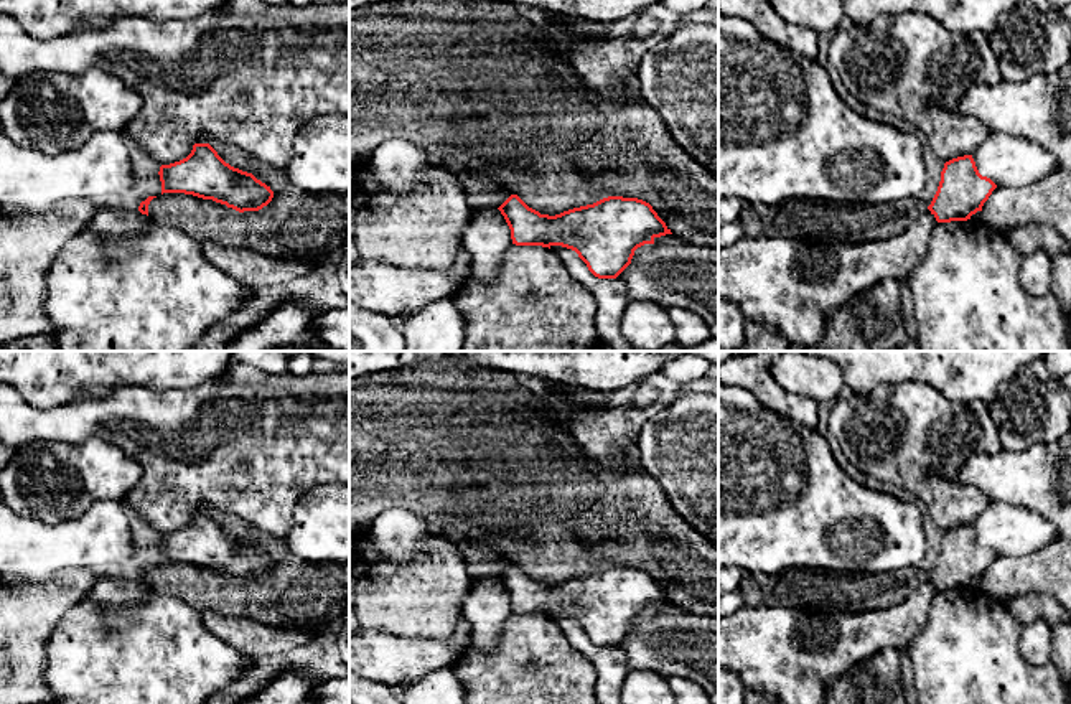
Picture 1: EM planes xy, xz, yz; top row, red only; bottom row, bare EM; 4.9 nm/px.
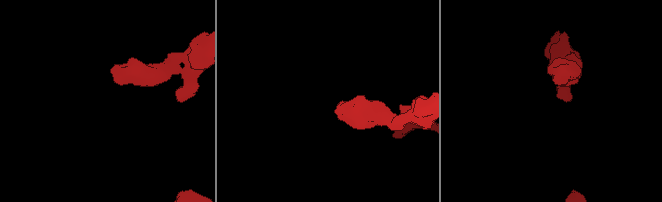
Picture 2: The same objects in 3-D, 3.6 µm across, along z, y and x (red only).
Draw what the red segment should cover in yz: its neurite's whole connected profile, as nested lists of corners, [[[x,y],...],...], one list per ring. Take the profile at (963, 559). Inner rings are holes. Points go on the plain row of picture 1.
[[[972,524],[944,533],[938,561],[928,575],[938,592],[967,590],[982,580],[997,554],[982,546]]]

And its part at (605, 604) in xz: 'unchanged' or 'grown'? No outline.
unchanged

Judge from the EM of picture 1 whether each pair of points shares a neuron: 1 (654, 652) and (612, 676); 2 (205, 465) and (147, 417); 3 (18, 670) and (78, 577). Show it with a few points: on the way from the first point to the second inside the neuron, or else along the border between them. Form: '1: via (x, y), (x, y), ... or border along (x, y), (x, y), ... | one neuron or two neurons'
1: border along (617, 647), (623, 652), (626, 671) | two neurons
2: via (190, 450), (173, 434), (162, 431) | one neuron
3: via (18, 647), (18, 637), (55, 600) | one neuron

